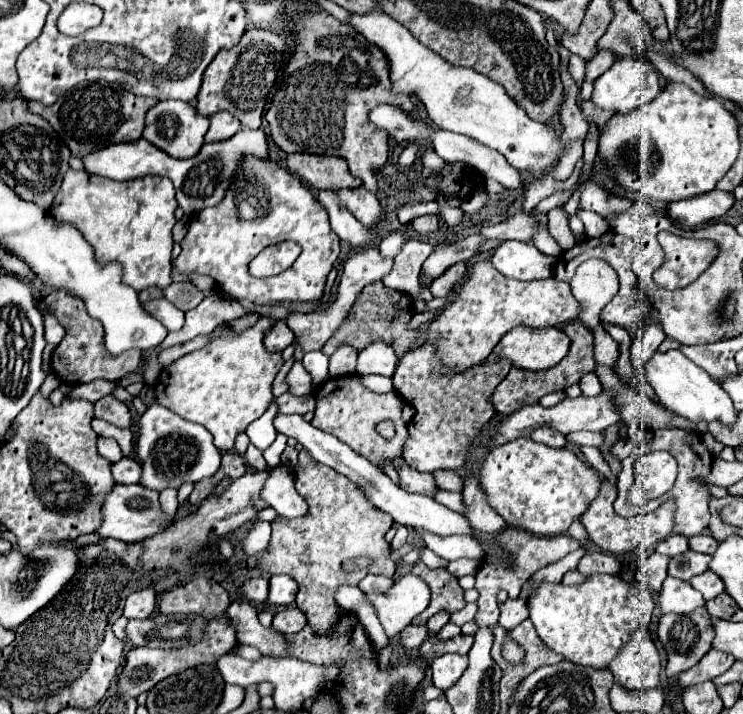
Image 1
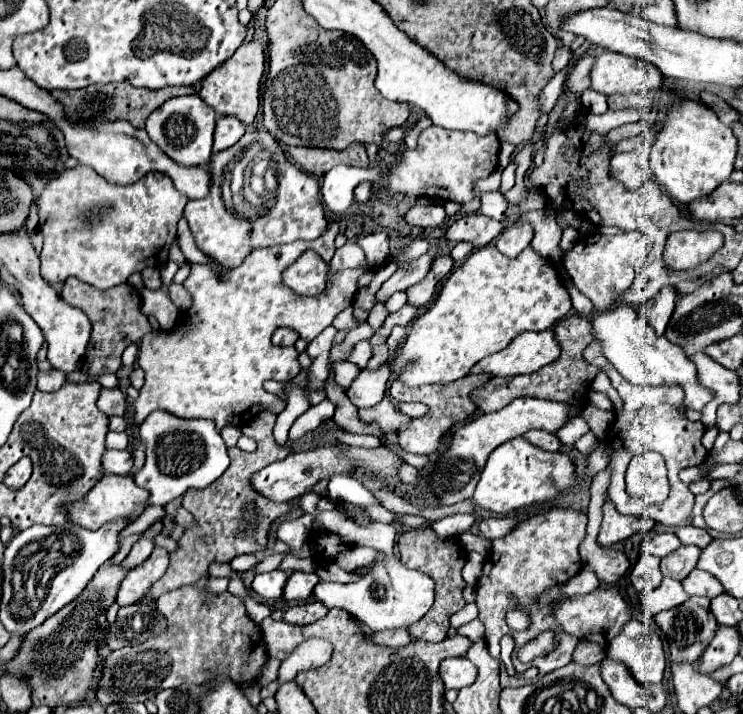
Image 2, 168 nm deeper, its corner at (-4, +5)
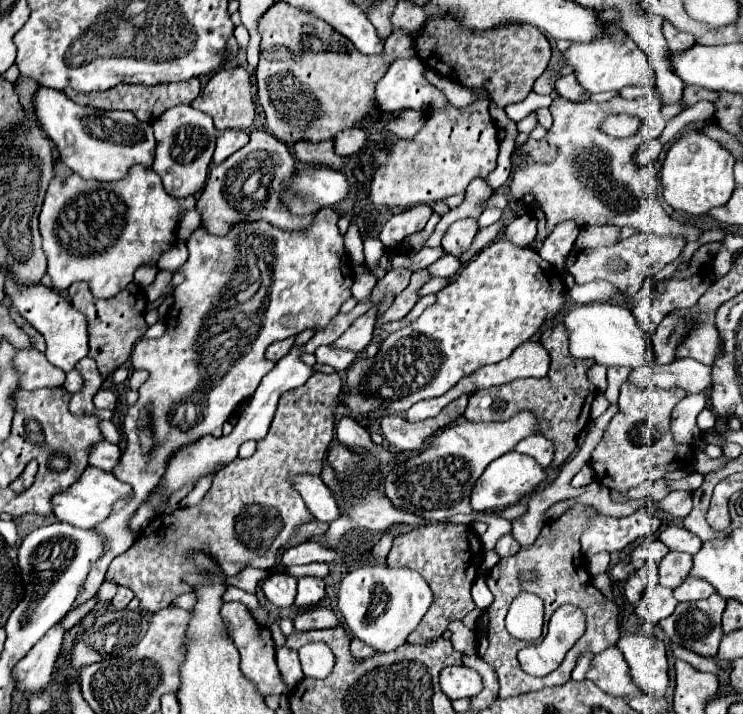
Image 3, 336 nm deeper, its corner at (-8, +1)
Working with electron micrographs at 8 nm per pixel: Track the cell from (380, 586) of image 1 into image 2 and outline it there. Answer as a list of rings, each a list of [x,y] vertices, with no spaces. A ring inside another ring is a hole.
[[[335,563],[319,567],[316,570],[316,574],[323,582],[337,582],[337,583],[356,582],[356,578],[362,577],[360,574],[354,572],[347,573]]]

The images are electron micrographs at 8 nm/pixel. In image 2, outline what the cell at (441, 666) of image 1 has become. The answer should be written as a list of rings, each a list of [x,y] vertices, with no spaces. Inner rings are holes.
[[[446,658],[440,664],[440,676],[446,688],[464,688],[476,682],[476,666],[468,658]]]

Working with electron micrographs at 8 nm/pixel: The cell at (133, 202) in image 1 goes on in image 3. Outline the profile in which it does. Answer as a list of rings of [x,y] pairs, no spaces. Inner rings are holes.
[[[136,166],[136,168],[132,168],[130,176],[126,176],[124,180],[120,180],[120,182],[116,182],[116,184],[102,184],[102,182],[96,182],[96,180],[84,180],[84,178],[80,178],[80,176],[76,176],[76,174],[72,174],[72,176],[68,176],[68,178],[66,178],[66,176],[54,176],[52,182],[50,182],[50,186],[48,186],[48,192],[46,192],[46,196],[44,196],[44,206],[42,206],[42,212],[40,212],[42,250],[46,252],[46,258],[48,258],[48,274],[50,274],[50,278],[52,278],[52,288],[56,288],[56,290],[66,290],[70,284],[74,284],[74,282],[78,282],[78,280],[84,280],[84,282],[90,284],[90,290],[92,290],[92,294],[94,294],[96,298],[112,298],[112,296],[116,296],[122,288],[126,288],[126,286],[132,282],[132,276],[134,276],[134,272],[136,272],[140,266],[146,266],[146,264],[148,264],[148,266],[156,266],[158,258],[160,258],[166,250],[172,248],[172,244],[176,242],[176,228],[178,228],[178,218],[180,218],[180,214],[182,214],[182,212],[186,214],[188,210],[194,210],[194,206],[196,206],[196,198],[194,198],[194,196],[188,196],[188,198],[172,198],[172,196],[164,190],[160,176],[156,176],[156,172],[150,170],[150,168],[140,168],[140,166]]]

